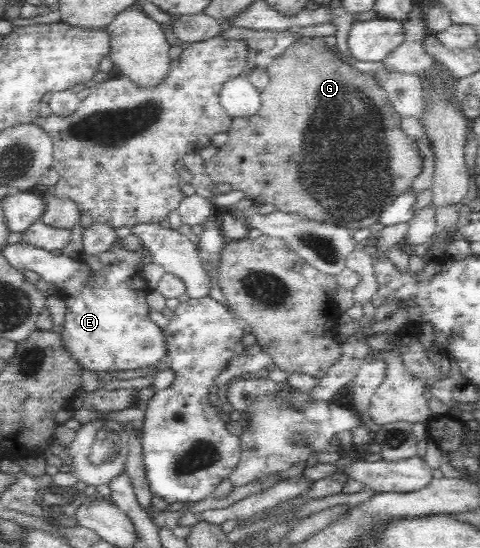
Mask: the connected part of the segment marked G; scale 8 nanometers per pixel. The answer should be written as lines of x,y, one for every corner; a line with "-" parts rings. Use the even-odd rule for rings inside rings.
302,37
291,44
284,53
274,59
266,68
269,74
267,87
260,91
261,111
253,117
232,118
232,123
227,132
228,140
218,148
215,157
203,162
205,175
209,175
213,186
218,183
229,183
232,190
242,191
254,205
273,205
277,212
296,213
307,219
319,220
325,223
346,227
351,234
357,229
378,226
381,212
405,190
411,188
413,180
422,168
422,156
415,144
415,139
409,137
400,124
400,115
391,107
385,96
385,91
377,86
371,75
359,71
351,64
347,64
333,55
331,48
323,41
322,37

